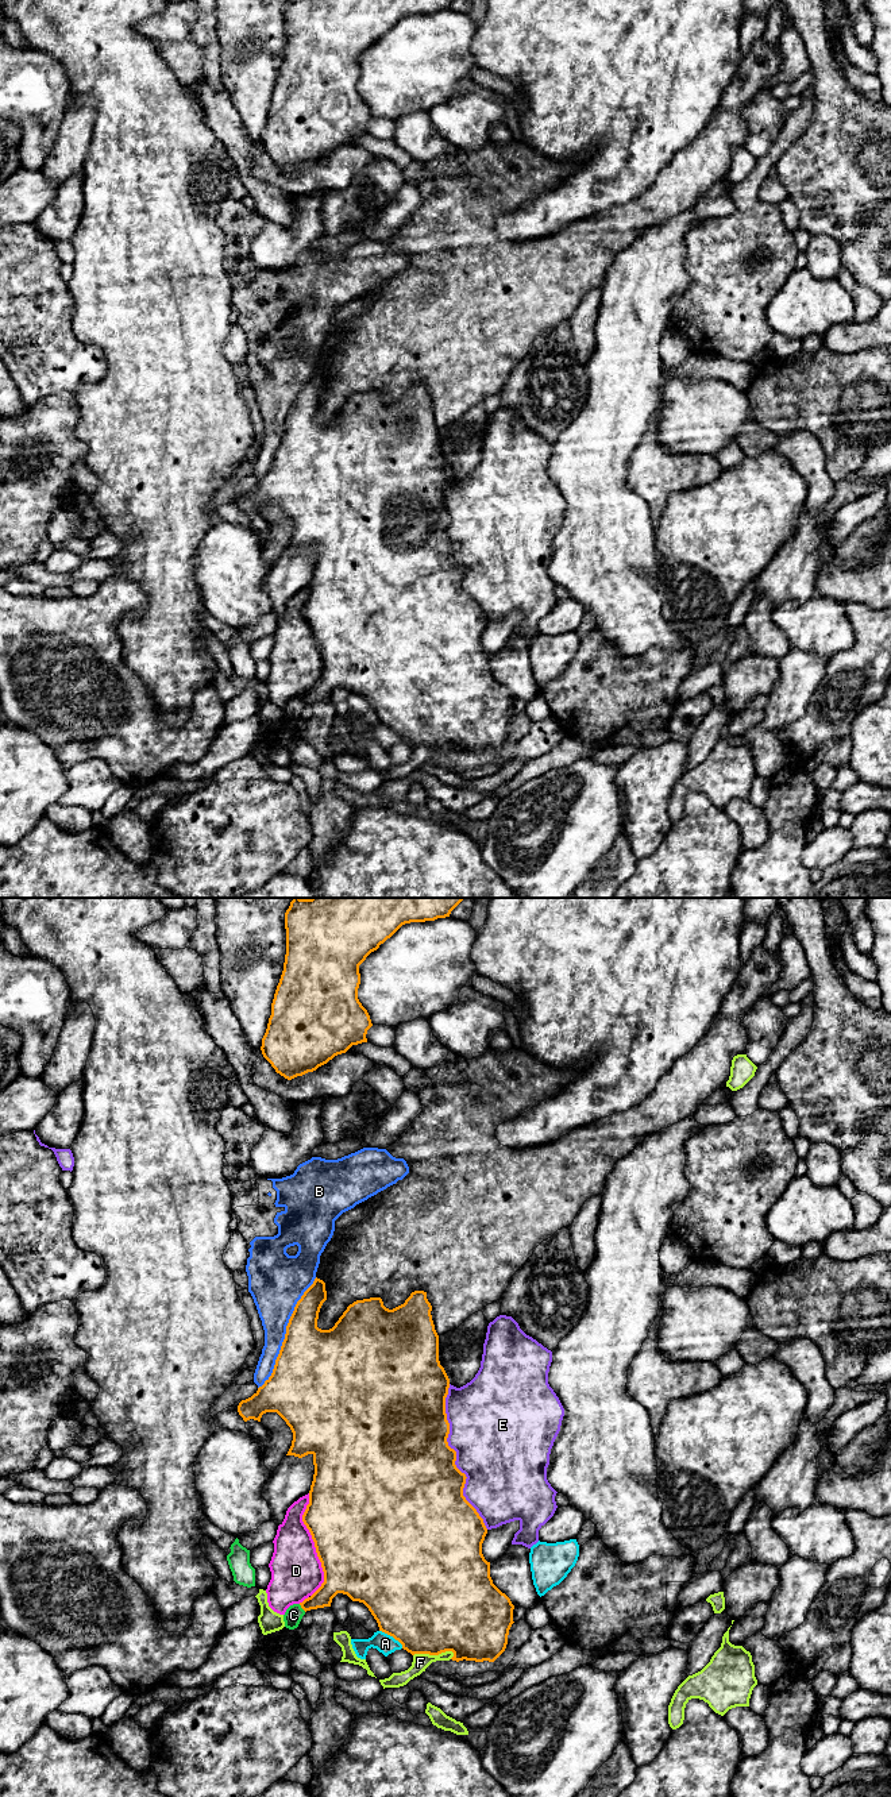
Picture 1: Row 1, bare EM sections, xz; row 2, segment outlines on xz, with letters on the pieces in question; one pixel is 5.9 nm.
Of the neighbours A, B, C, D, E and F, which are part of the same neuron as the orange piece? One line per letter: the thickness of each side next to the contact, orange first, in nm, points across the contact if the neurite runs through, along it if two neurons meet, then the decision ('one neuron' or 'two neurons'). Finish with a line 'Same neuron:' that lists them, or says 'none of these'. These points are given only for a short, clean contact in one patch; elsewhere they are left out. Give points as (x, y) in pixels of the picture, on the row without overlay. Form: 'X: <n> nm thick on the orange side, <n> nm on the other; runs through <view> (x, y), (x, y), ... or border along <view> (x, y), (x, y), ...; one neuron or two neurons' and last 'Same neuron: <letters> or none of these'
A: 500 nm thick on the orange side, 120 nm on the other; two neurons
B: 440 nm thick on the orange side, 280 nm on the other; two neurons
C: 140 nm thick on the orange side, 110 nm on the other; border along xz (299, 697), (305, 704); two neurons
D: 500 nm thick on the orange side, 300 nm on the other; two neurons
E: 480 nm thick on the orange side, 480 nm on the other; two neurons
F: 500 nm thick on the orange side, 100 nm on the other; two neurons
Same neuron: none of these

